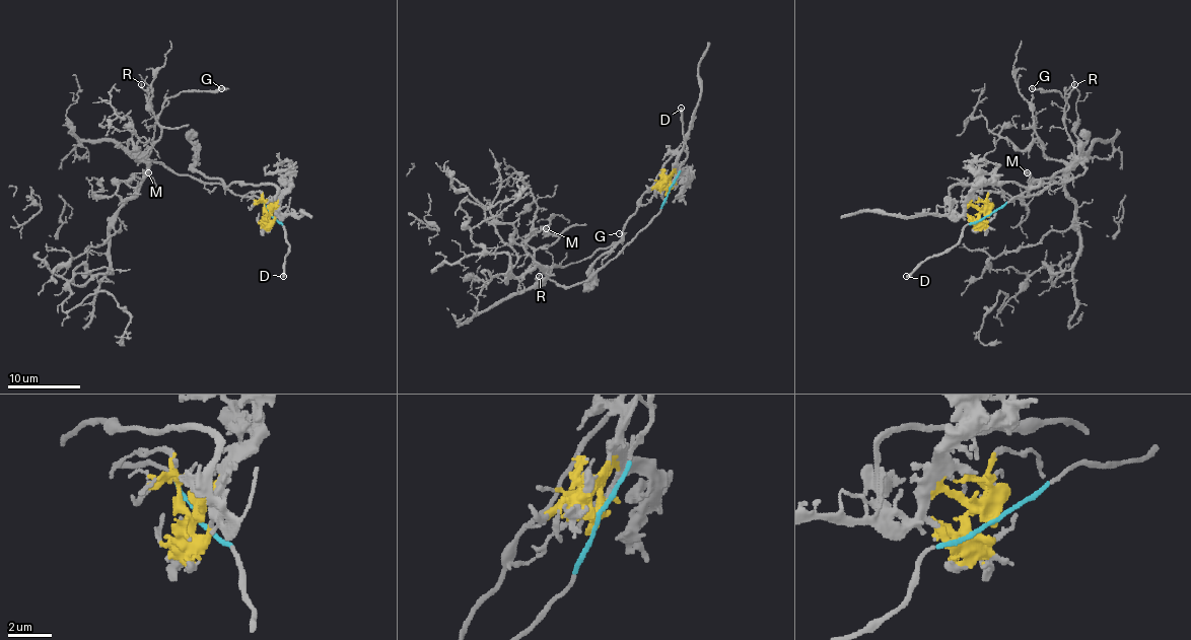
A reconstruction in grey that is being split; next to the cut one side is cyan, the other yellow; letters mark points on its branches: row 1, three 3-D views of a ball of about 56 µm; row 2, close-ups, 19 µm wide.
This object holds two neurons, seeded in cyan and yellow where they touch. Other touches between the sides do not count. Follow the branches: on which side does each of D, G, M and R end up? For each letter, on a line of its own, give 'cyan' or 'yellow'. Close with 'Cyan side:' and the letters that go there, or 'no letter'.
D: cyan
G: cyan
M: cyan
R: cyan
Cyan side: D, G, M, R

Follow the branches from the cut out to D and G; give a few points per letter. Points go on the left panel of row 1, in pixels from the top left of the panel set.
D: (270, 215), (281, 224), (288, 242), (283, 277)
G: (270, 215), (260, 199), (170, 171), (148, 153), (166, 100), (183, 91), (221, 89)

